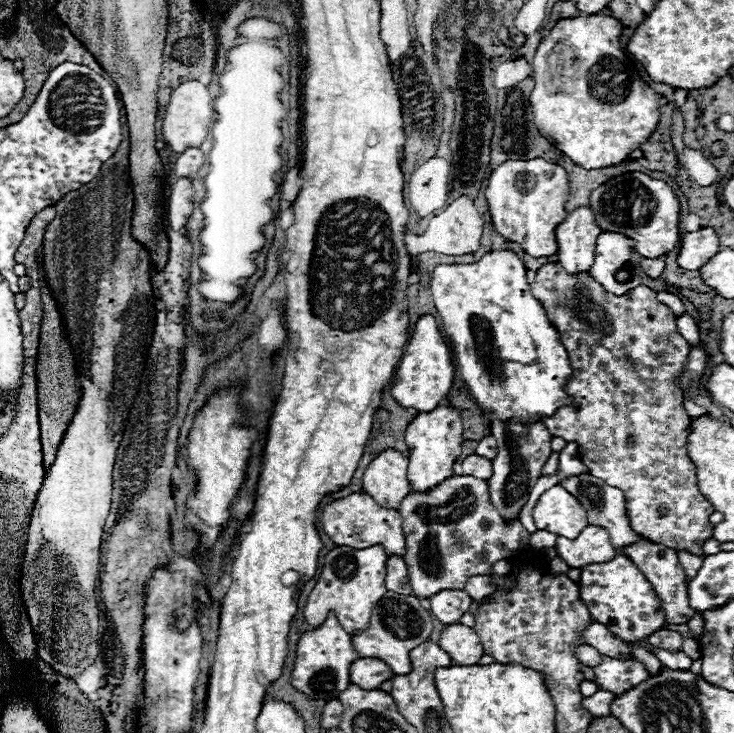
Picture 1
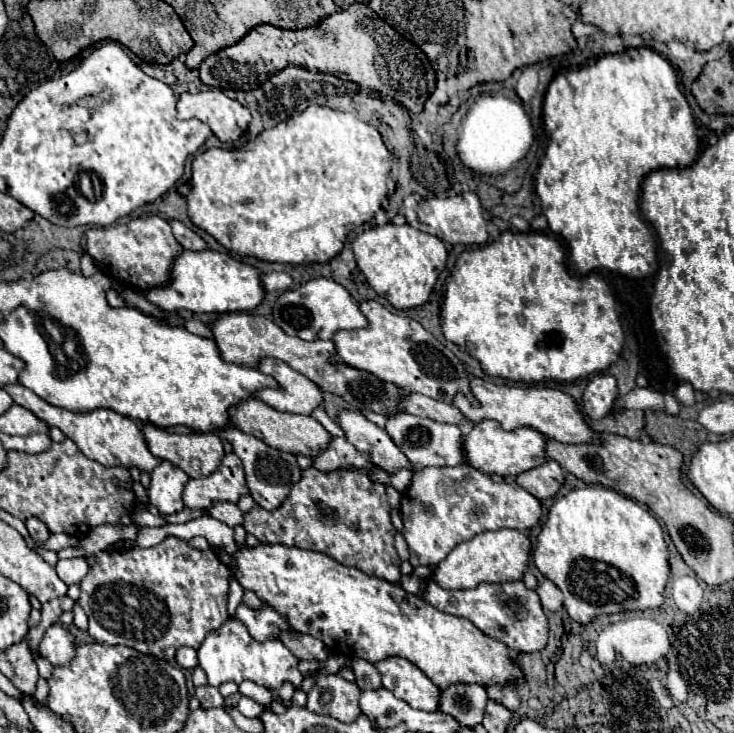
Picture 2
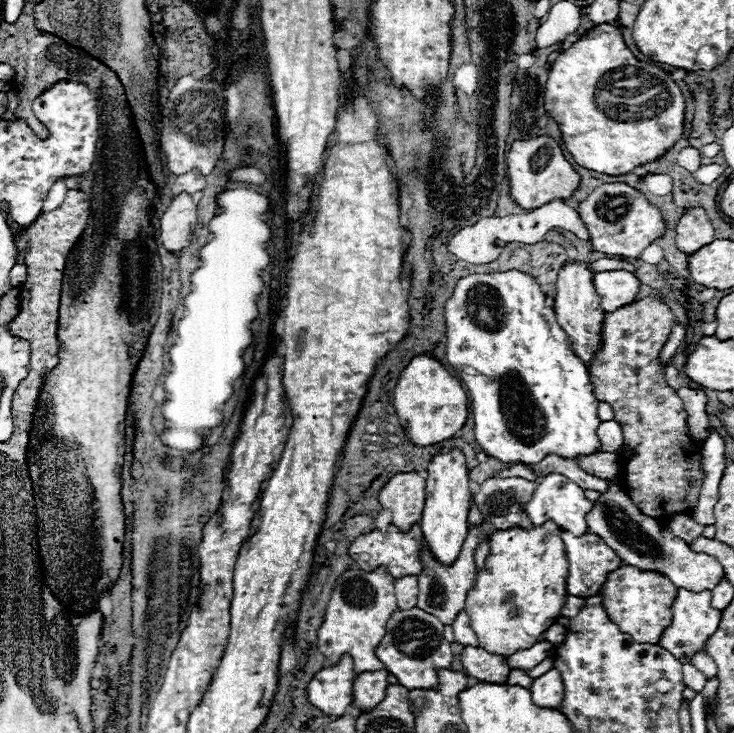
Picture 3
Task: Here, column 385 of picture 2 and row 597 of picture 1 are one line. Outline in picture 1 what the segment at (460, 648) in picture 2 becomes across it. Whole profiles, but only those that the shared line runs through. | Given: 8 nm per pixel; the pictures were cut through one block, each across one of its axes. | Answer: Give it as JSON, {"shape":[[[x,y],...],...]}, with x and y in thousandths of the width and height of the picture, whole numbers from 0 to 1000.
{"shape":[[[847,756],[837,759],[831,767],[801,769],[793,775],[790,819],[801,827],[801,835],[812,849],[823,851],[850,876],[880,873],[891,859],[899,859],[907,851],[907,838],[888,797],[864,772],[864,767]]]}

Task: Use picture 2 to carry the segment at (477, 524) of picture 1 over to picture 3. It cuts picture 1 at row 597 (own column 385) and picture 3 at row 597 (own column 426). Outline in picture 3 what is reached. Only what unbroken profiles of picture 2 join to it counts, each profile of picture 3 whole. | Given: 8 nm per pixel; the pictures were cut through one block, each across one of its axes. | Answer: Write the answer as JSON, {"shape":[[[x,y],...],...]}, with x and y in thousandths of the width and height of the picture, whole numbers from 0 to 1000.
{"shape":[[[659,712],[657,720],[643,720],[638,723],[638,731],[635,731],[635,739],[629,745],[629,753],[624,759],[624,764],[610,775],[610,772],[602,772],[586,753],[583,748],[575,748],[575,780],[569,786],[569,829],[594,840],[602,851],[616,851],[621,846],[621,840],[632,832],[632,824],[635,824],[635,810],[638,805],[643,802],[643,797],[649,794],[649,775],[646,775],[646,750],[649,745],[654,742],[654,734],[659,729],[670,729],[676,720],[670,720],[670,715]]]}

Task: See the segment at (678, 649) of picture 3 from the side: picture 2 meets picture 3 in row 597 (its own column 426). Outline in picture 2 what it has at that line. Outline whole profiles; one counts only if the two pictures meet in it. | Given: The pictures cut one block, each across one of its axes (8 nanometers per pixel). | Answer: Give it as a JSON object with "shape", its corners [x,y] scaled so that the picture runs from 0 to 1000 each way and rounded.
{"shape":[[[531,895],[510,906],[520,922],[520,936],[553,955],[561,966],[591,971],[597,966],[597,936],[561,903],[545,895]]]}

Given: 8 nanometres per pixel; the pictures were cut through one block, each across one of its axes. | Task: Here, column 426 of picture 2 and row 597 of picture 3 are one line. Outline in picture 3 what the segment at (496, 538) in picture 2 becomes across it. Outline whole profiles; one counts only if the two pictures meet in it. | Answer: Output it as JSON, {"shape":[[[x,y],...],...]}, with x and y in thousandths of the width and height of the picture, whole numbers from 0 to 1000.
{"shape":[[[766,726],[768,753],[774,764],[774,789],[771,789],[771,808],[779,813],[807,813],[815,810],[820,797],[826,794],[828,783],[847,772],[847,764],[842,756],[812,729],[796,729],[796,731],[779,731],[777,726]]]}

